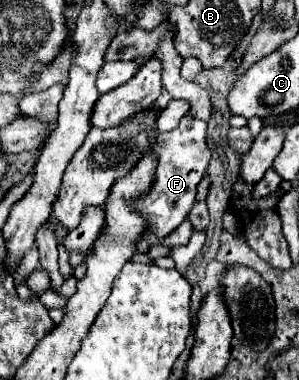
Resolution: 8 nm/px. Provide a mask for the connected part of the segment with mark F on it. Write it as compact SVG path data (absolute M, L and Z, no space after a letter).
M191 114L183 116L175 130L157 136L153 142L153 154L157 158L155 180L147 194L139 194L137 198L129 200L129 206L145 218L145 228L139 238L151 230L157 238L163 240L187 218L197 196L197 184L205 176L207 164L211 160L211 150L207 148L207 122Z

